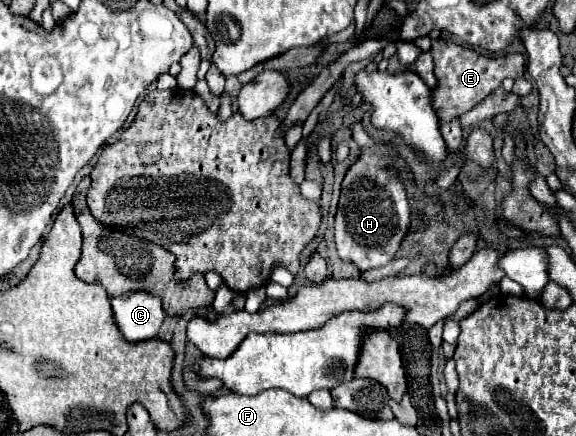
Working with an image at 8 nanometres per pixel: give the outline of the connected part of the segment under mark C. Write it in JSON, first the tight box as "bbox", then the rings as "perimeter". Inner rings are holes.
{"bbox":[111,292,165,342],"perimeter":[[[127,292],[113,298],[111,304],[115,322],[129,342],[155,338],[165,320],[161,298],[147,292]]]}

